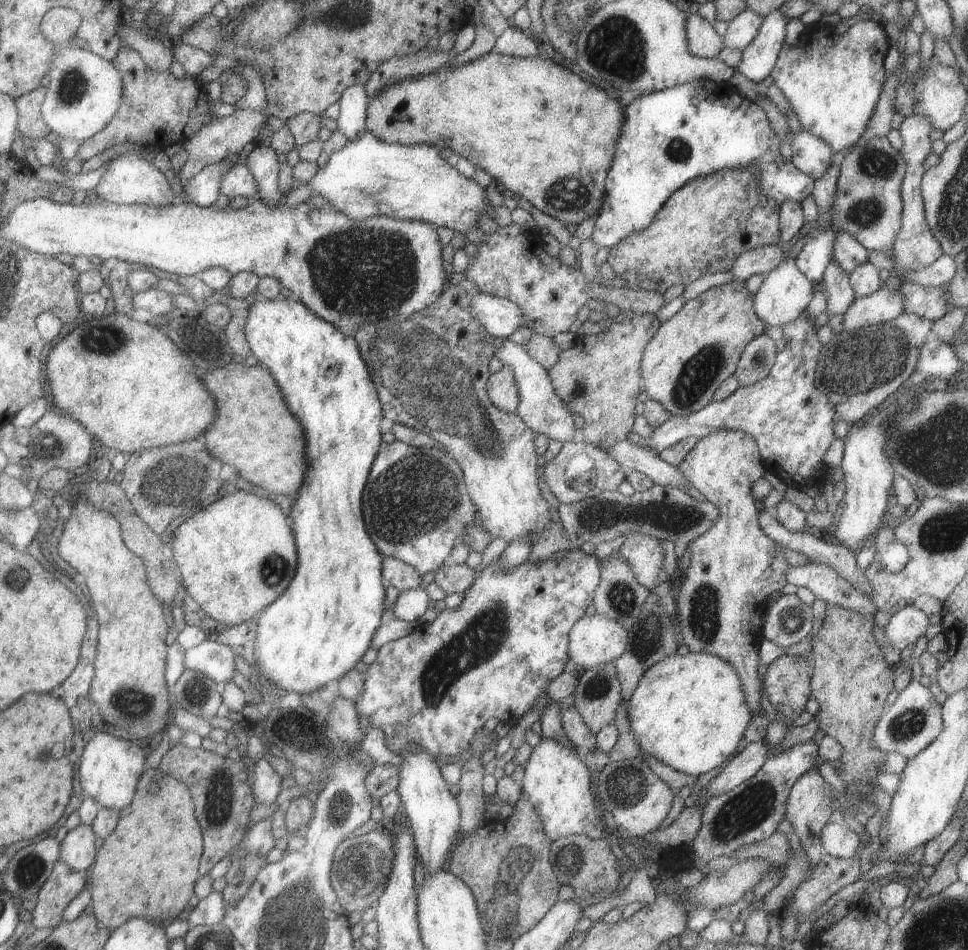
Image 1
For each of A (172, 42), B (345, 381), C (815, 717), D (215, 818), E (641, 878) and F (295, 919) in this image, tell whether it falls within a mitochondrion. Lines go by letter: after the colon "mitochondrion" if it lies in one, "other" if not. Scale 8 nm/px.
A: other
B: other
C: other
D: other
E: other
F: mitochondrion

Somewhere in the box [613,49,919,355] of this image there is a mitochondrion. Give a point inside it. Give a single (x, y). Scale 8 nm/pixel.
(876, 163)

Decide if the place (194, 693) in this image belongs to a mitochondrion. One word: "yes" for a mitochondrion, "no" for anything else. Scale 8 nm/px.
yes

